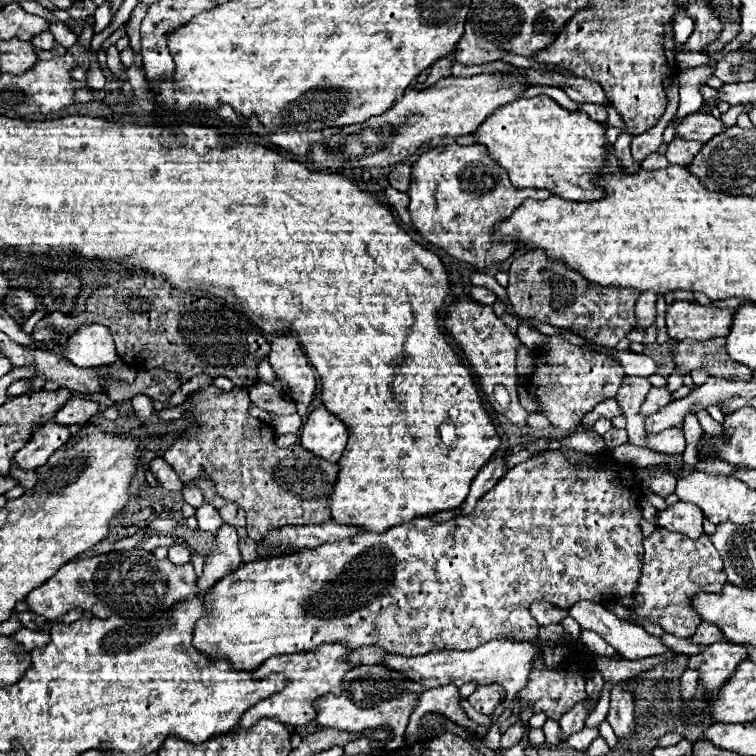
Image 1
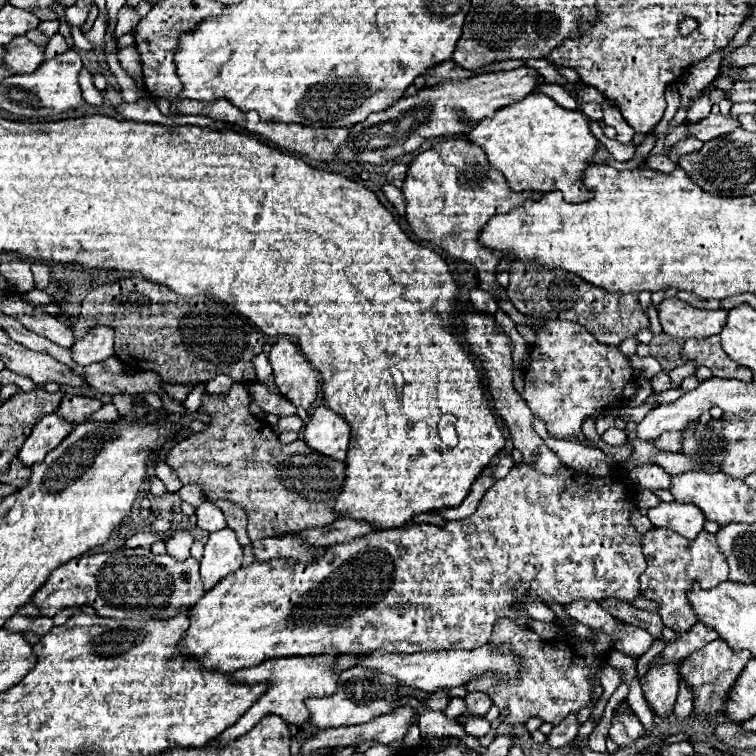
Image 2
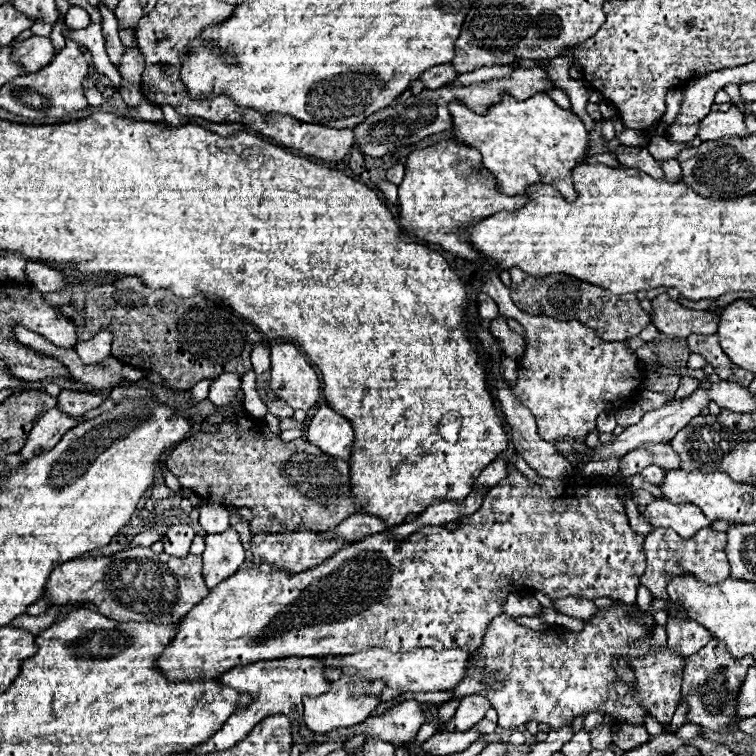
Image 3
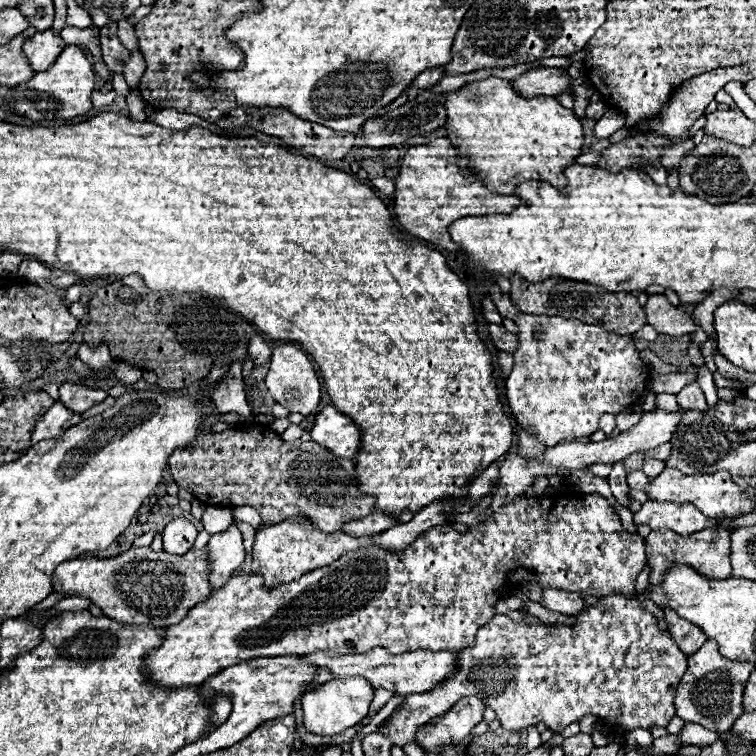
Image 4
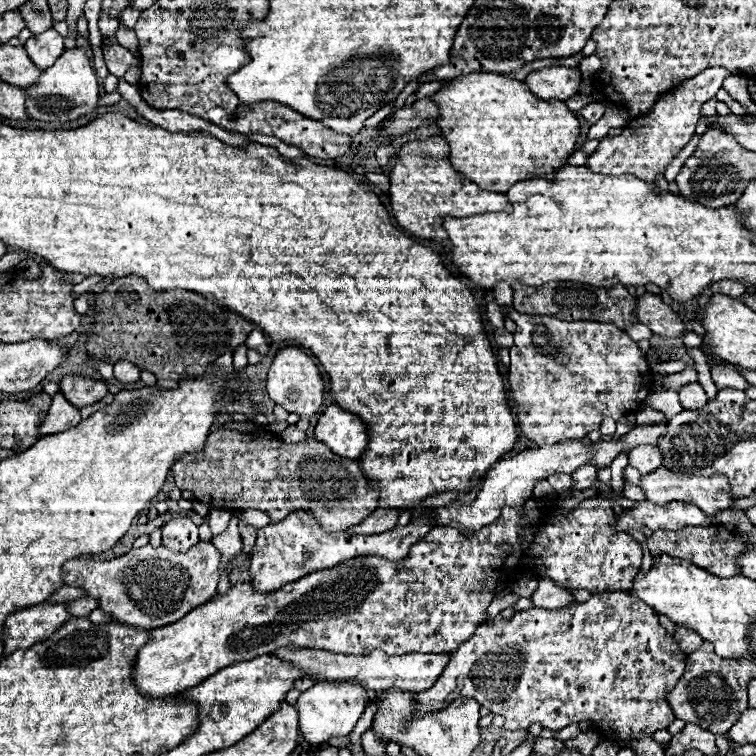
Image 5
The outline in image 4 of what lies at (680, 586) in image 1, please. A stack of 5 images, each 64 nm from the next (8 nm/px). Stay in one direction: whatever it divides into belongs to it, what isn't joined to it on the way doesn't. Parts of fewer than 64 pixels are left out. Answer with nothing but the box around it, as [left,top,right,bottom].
[646,528,732,586]

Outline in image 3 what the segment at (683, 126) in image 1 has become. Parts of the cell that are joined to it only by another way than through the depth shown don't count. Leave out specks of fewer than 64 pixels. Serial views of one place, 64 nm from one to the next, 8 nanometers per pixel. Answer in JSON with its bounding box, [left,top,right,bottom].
[698,106,748,140]

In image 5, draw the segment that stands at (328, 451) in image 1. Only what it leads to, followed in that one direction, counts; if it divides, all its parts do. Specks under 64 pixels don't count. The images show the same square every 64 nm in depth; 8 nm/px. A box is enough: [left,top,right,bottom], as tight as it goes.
[314,406,368,460]

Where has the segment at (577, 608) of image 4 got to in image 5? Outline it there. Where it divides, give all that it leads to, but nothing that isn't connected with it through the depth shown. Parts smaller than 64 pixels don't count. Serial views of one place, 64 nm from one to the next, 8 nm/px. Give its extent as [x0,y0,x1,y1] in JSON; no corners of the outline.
[532,580,576,610]

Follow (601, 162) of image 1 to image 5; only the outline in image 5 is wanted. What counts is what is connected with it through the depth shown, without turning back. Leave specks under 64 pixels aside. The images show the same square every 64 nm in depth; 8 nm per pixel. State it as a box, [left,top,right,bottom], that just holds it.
[432,72,580,194]

